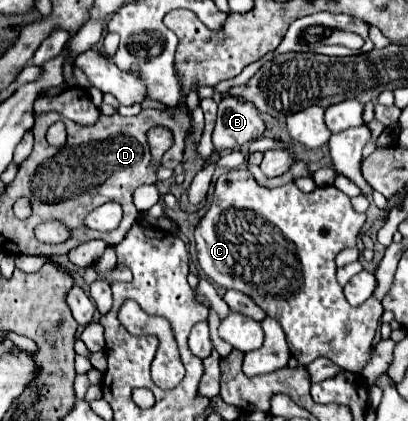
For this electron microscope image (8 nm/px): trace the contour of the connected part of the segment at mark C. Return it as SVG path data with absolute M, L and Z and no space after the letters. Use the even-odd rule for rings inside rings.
M239 167L223 173L215 183L211 207L195 227L197 257L209 281L223 289L235 289L249 295L261 309L265 309L267 317L281 323L289 351L299 365L309 365L317 357L329 357L343 369L359 373L369 361L369 349L383 307L375 297L359 307L345 301L343 288L335 279L335 257L339 251L357 245L363 225L365 213L357 213L351 207L351 199L333 185L317 187L311 193L299 191L295 183L267 189L253 179L247 167Z

